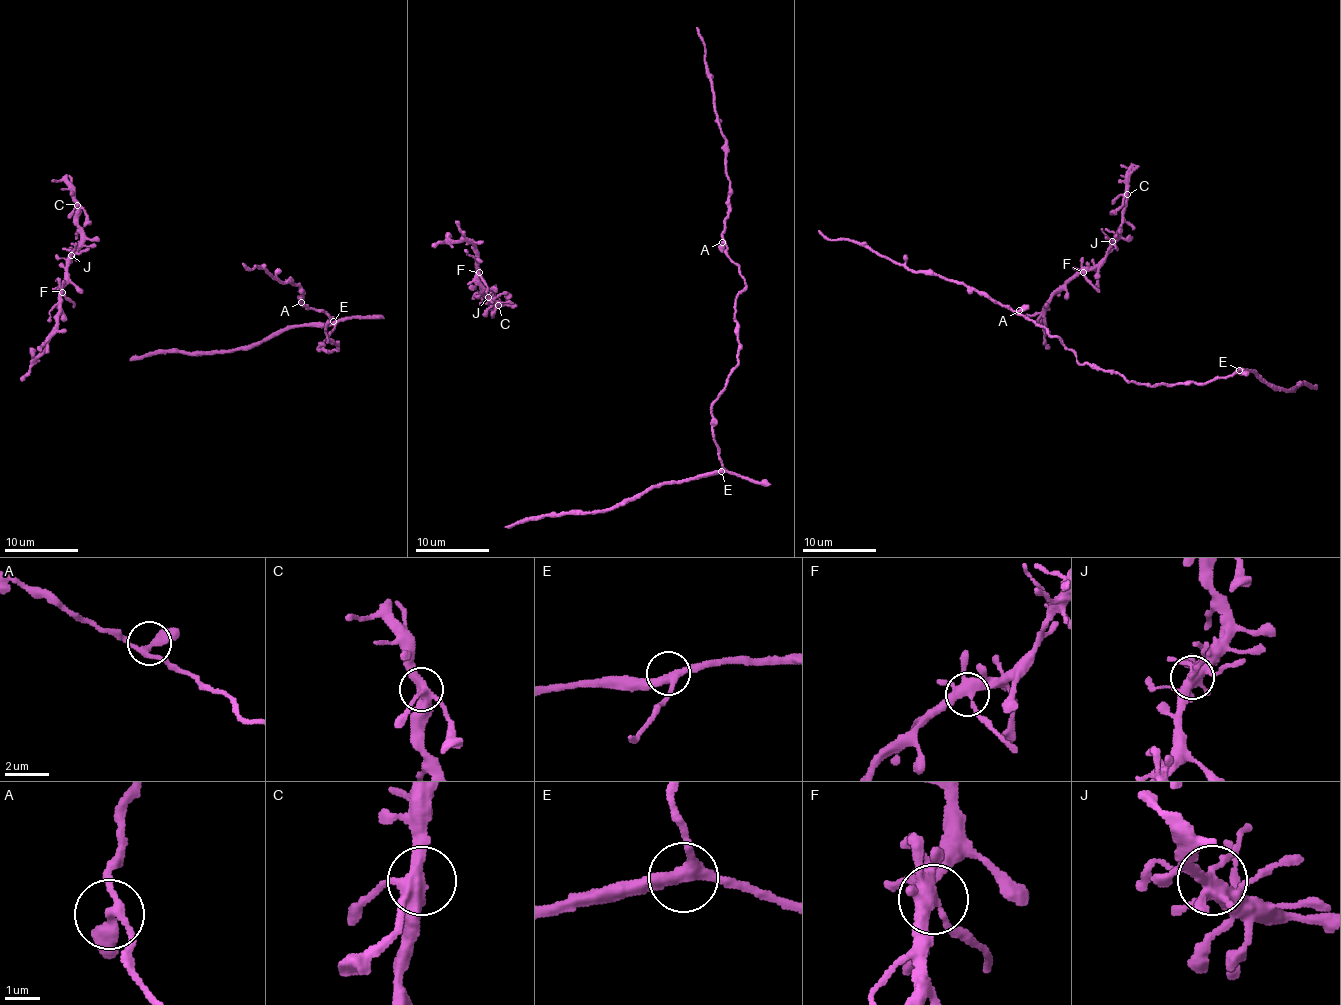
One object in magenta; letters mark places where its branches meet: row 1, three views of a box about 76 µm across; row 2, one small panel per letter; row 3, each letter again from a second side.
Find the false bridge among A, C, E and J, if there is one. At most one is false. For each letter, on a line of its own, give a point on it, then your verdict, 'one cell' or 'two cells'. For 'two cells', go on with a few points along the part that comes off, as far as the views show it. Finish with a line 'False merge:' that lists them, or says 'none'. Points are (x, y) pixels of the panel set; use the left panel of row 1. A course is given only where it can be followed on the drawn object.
A: place (301, 302); one cell
C: place (77, 205); one cell
E: place (333, 321); one cell
J: place (71, 255); one cell
False merge: none

